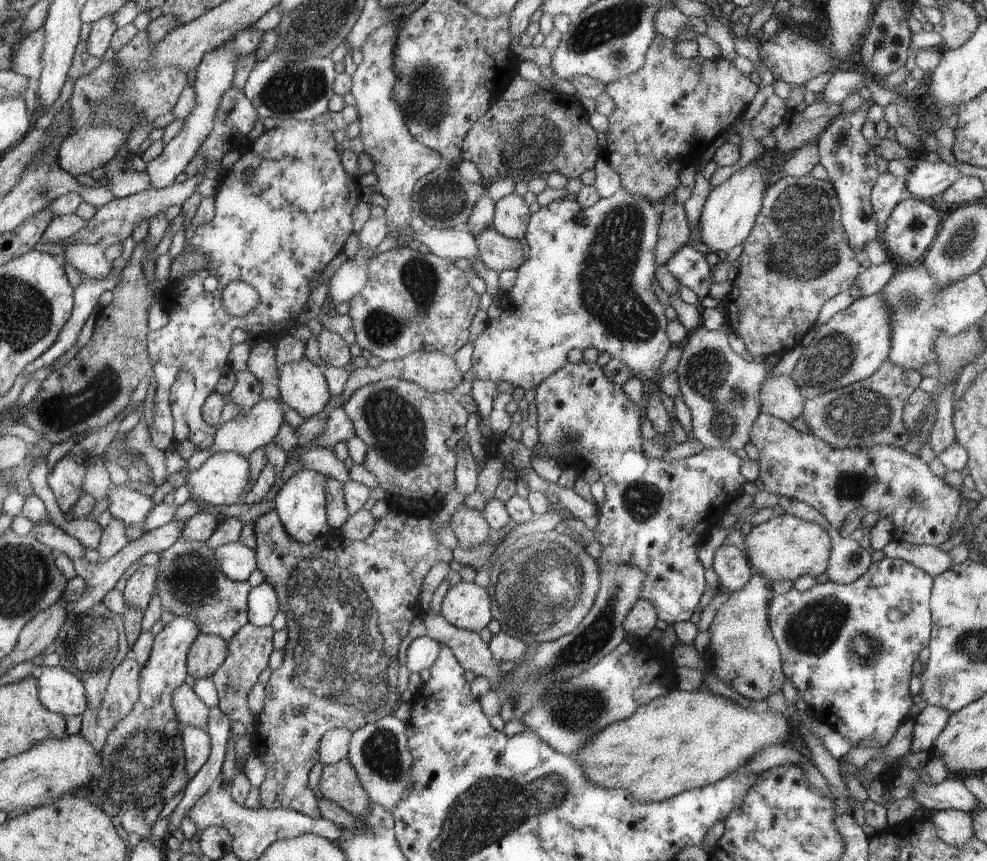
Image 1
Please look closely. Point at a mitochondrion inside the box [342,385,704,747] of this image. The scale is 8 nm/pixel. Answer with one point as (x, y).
(537, 584)

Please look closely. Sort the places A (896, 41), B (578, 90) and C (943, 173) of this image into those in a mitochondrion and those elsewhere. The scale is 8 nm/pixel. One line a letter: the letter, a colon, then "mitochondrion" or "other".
A: other
B: other
C: other

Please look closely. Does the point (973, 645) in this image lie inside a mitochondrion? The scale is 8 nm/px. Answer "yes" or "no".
yes

